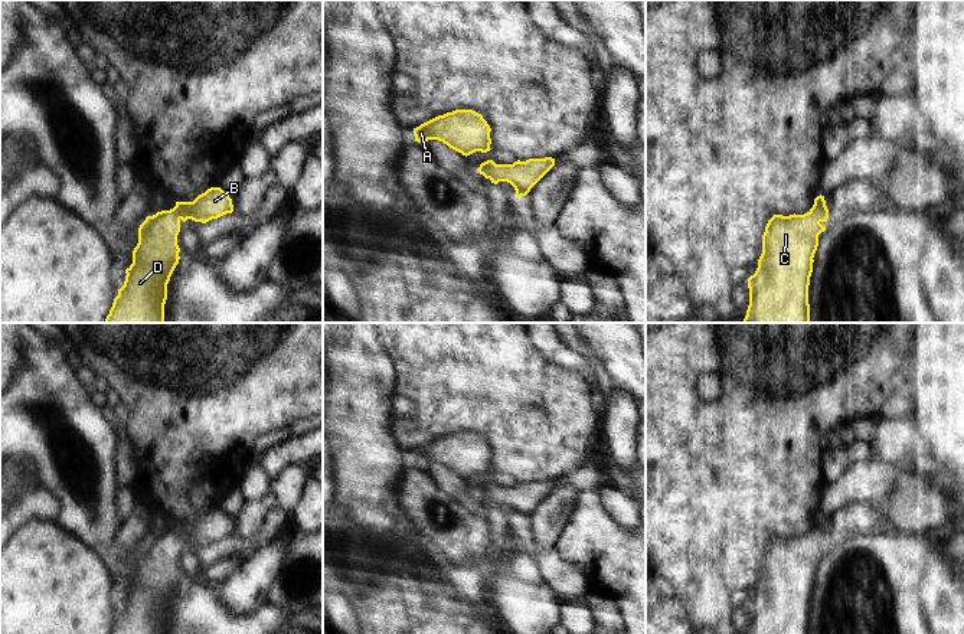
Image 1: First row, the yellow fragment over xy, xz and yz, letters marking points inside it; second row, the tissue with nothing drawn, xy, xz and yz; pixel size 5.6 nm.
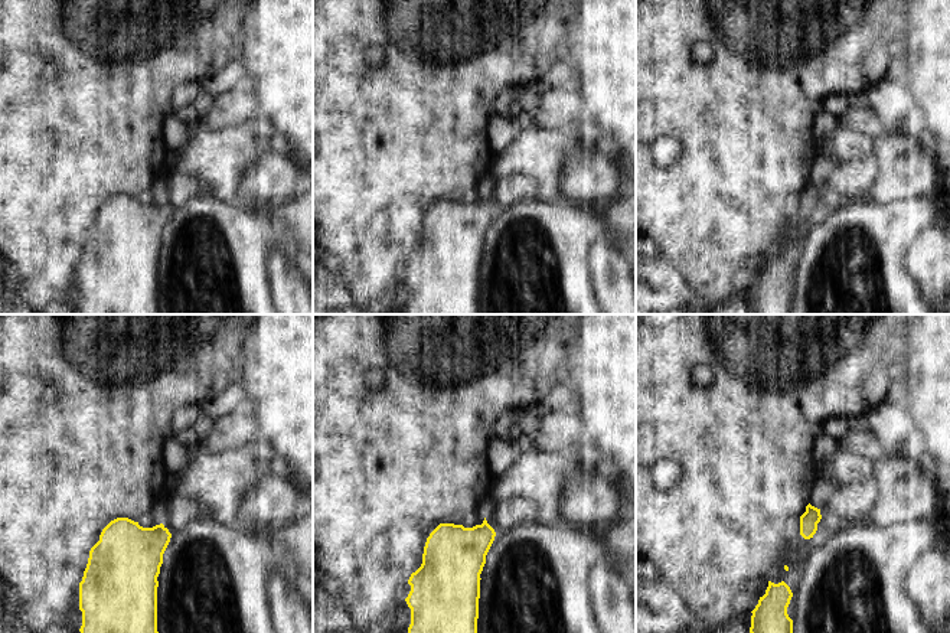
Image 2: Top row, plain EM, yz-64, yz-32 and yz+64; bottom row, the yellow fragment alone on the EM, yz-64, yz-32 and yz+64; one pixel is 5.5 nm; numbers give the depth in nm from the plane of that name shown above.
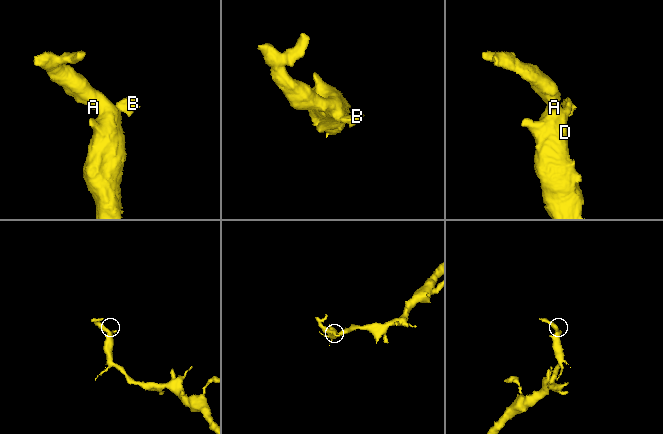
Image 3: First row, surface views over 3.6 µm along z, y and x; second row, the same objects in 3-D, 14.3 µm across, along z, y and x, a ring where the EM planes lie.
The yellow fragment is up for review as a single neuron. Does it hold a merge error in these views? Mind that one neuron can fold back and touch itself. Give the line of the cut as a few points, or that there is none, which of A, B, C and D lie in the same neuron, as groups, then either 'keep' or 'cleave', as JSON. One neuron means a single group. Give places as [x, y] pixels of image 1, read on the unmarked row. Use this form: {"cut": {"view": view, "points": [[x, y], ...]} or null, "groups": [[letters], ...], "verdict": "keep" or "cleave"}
{"cut": null, "groups": [["A", "B", "C", "D"]], "verdict": "keep"}

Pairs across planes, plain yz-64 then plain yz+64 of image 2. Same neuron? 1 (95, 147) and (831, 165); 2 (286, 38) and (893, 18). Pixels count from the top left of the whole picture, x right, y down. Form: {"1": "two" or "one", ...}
{"1": "two", "2": "two"}

